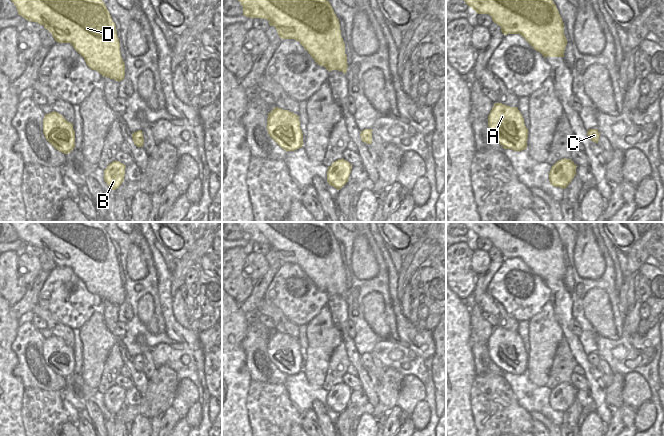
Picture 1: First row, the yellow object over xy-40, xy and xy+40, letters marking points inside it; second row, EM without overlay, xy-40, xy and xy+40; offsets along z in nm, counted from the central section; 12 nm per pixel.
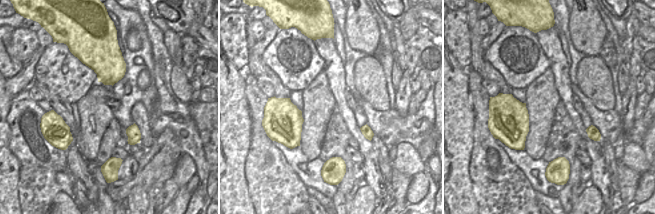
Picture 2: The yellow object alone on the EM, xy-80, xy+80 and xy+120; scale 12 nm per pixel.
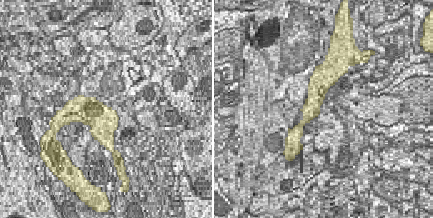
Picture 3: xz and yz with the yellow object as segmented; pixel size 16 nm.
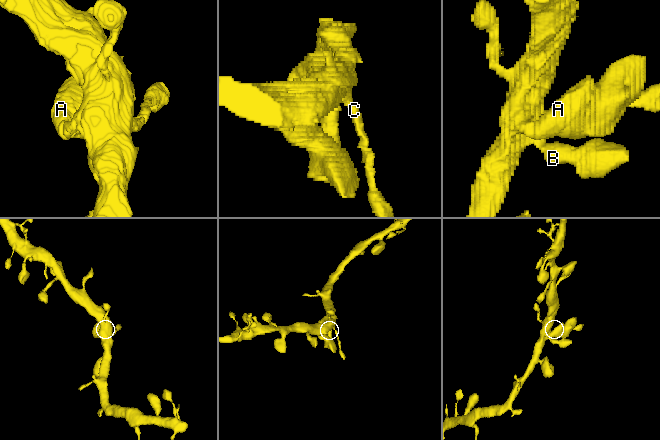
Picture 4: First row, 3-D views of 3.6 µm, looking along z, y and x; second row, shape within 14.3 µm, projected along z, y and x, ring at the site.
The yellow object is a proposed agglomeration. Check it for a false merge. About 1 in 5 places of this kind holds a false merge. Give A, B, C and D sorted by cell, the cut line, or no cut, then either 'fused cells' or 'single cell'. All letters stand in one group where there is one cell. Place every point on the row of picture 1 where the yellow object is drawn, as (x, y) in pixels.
A B C D; no cut; single cell

